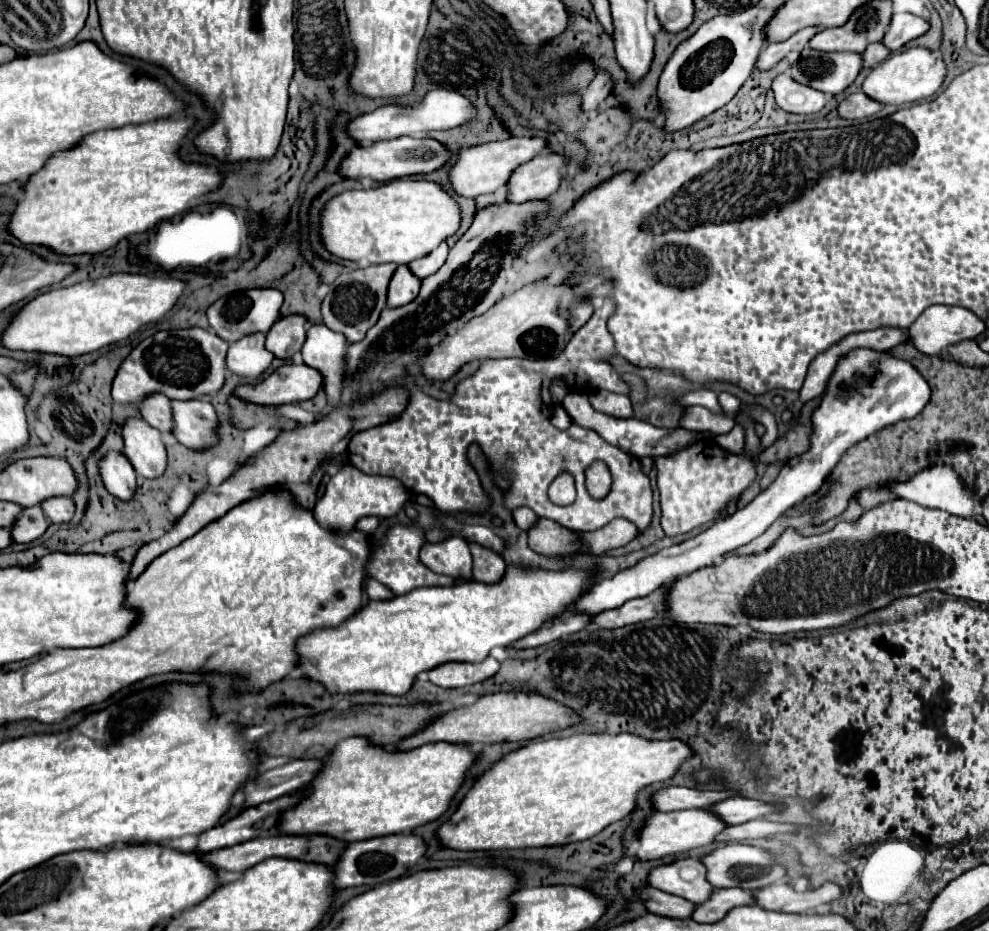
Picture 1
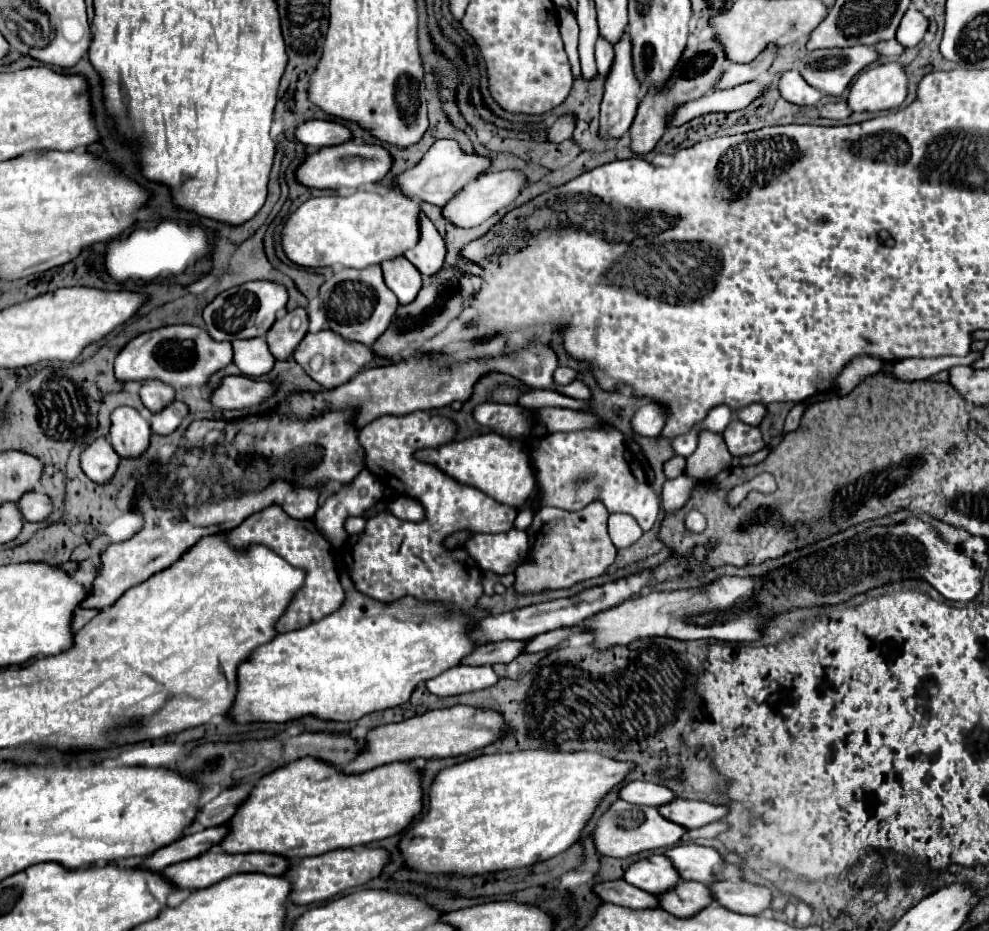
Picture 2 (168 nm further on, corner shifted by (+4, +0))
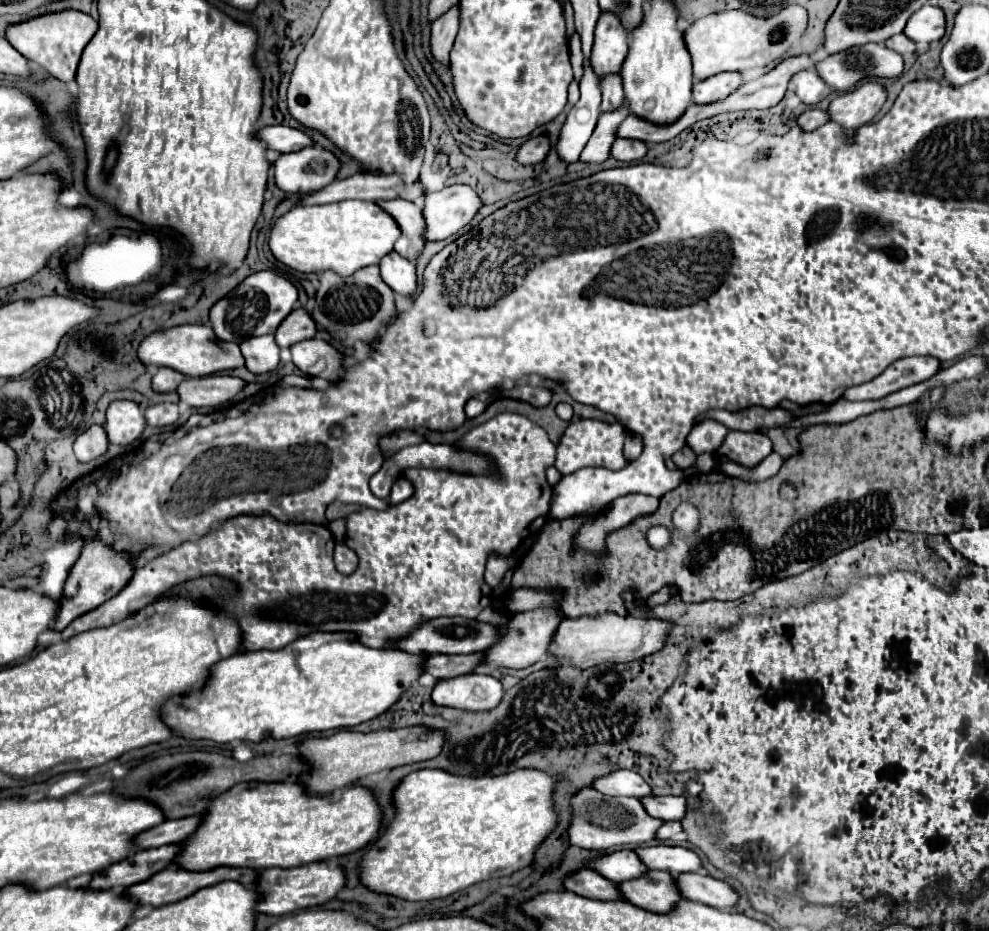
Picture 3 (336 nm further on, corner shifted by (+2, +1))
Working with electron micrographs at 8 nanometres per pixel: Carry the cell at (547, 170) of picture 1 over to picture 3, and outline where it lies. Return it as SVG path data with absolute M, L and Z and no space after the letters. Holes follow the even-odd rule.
M448 186L424 196L424 240L446 240L464 228L482 208L478 194L470 186Z

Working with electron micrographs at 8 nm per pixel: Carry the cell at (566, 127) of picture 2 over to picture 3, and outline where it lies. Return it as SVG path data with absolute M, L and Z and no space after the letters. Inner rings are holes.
M538 136L538 138L530 138L526 140L518 154L516 154L516 162L522 166L530 166L530 164L540 164L546 154L548 154L550 146L548 146L548 138L546 136Z

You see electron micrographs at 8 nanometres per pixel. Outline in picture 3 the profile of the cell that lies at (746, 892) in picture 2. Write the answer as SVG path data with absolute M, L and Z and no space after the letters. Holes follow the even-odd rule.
M686 872L686 874L678 874L674 882L678 884L682 898L702 902L712 908L734 908L736 906L736 900L738 900L736 892L726 882L716 880L712 876L704 876L698 872Z

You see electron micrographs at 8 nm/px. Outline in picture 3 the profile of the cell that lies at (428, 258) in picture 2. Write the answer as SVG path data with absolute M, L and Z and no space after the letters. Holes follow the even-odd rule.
M402 198L378 200L376 204L382 206L382 210L394 218L402 232L394 246L398 254L410 258L410 250L420 252L426 246L426 242L422 242L422 208L418 204Z

